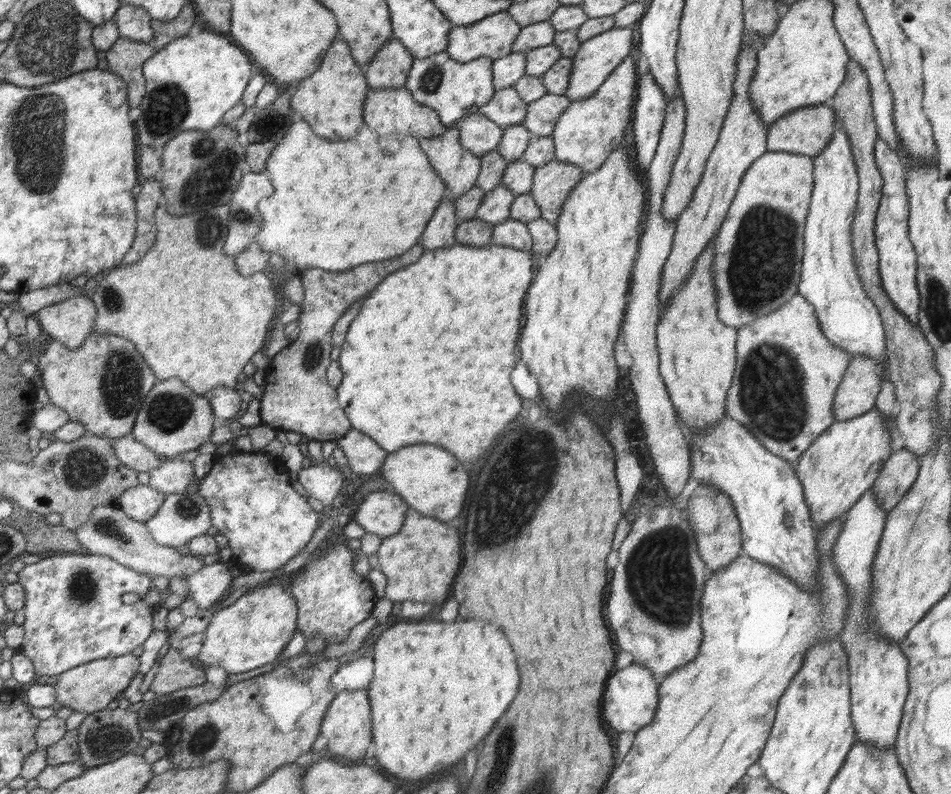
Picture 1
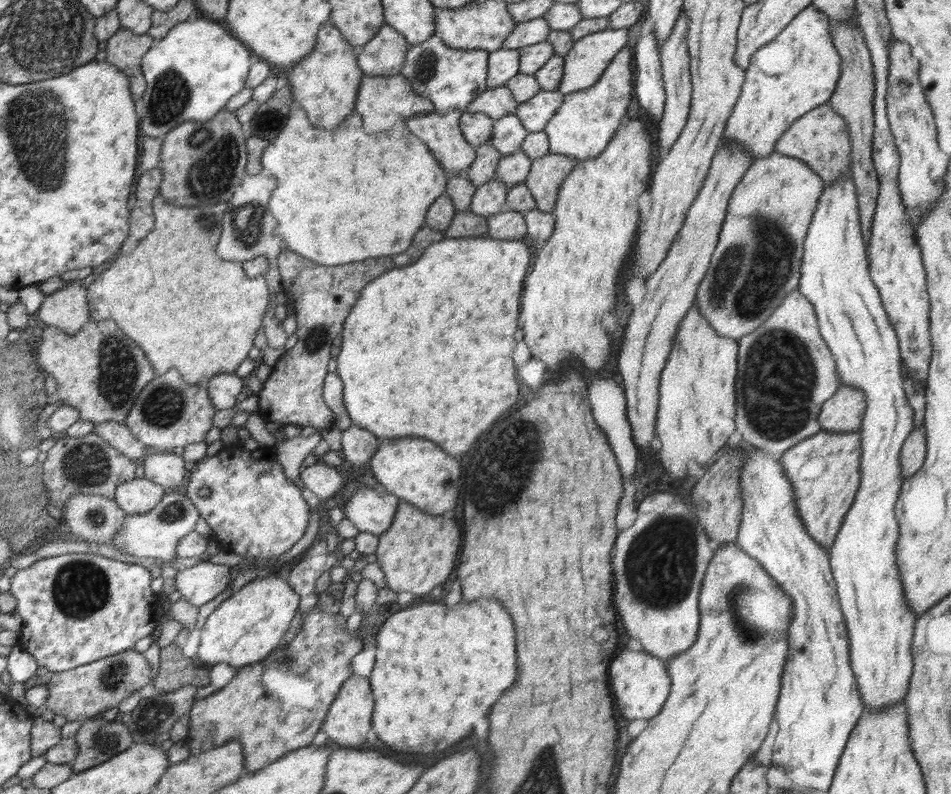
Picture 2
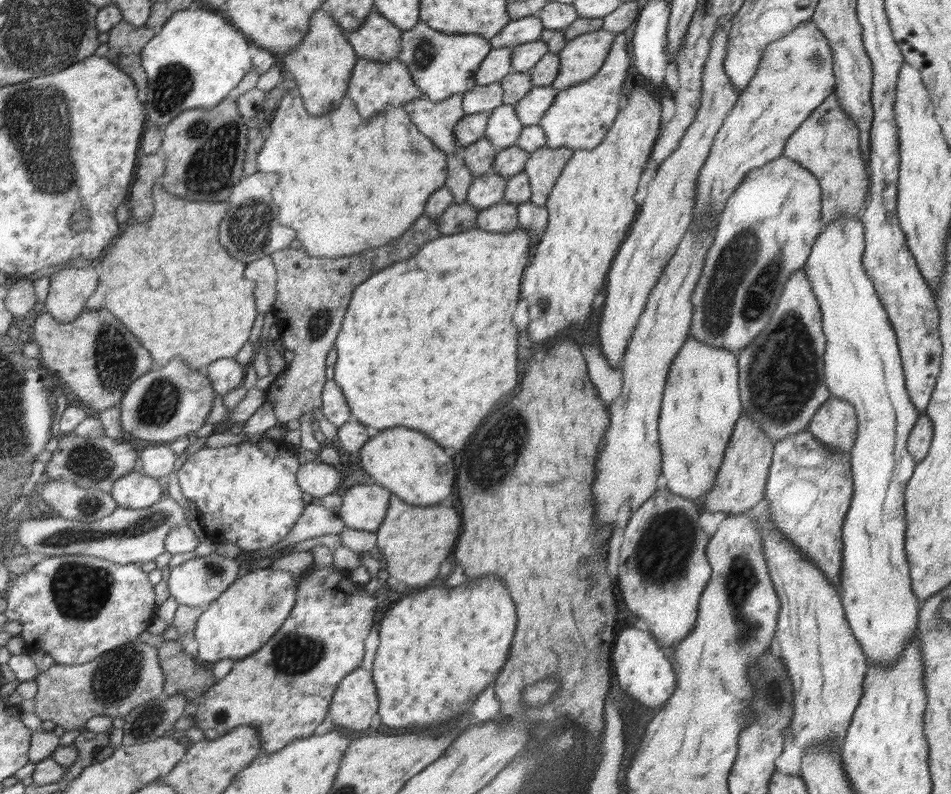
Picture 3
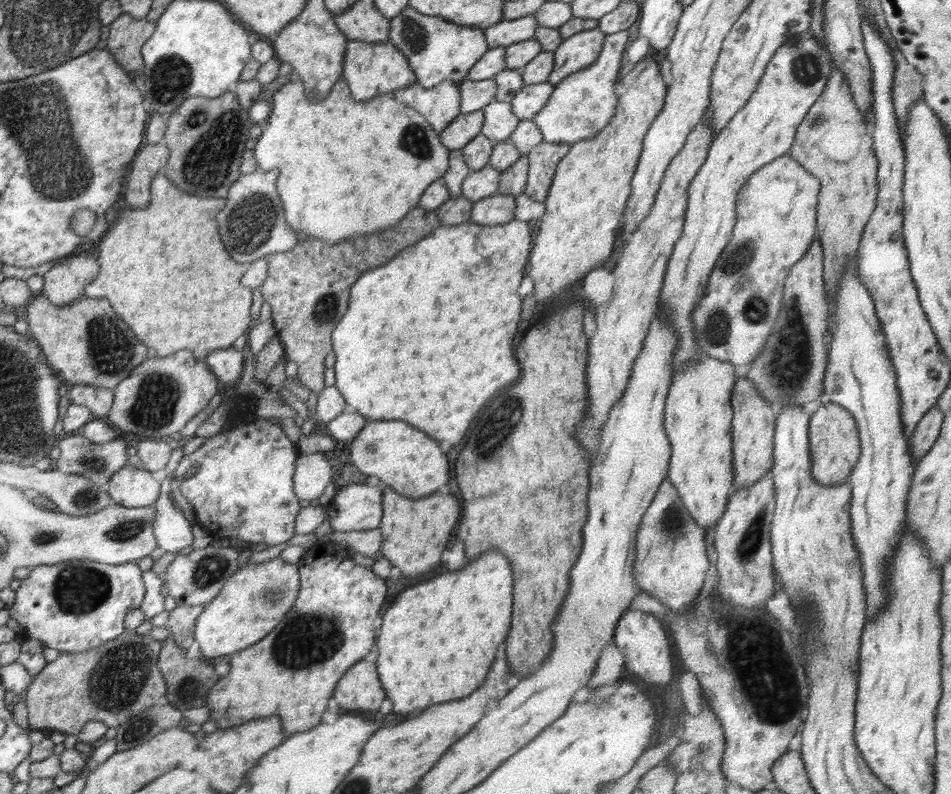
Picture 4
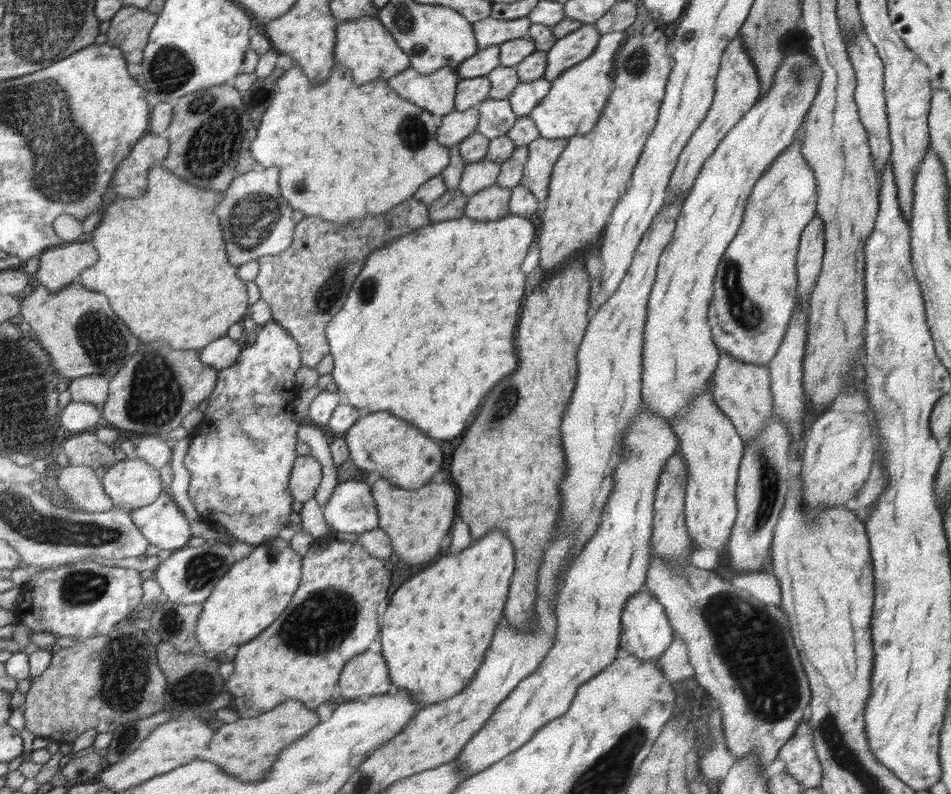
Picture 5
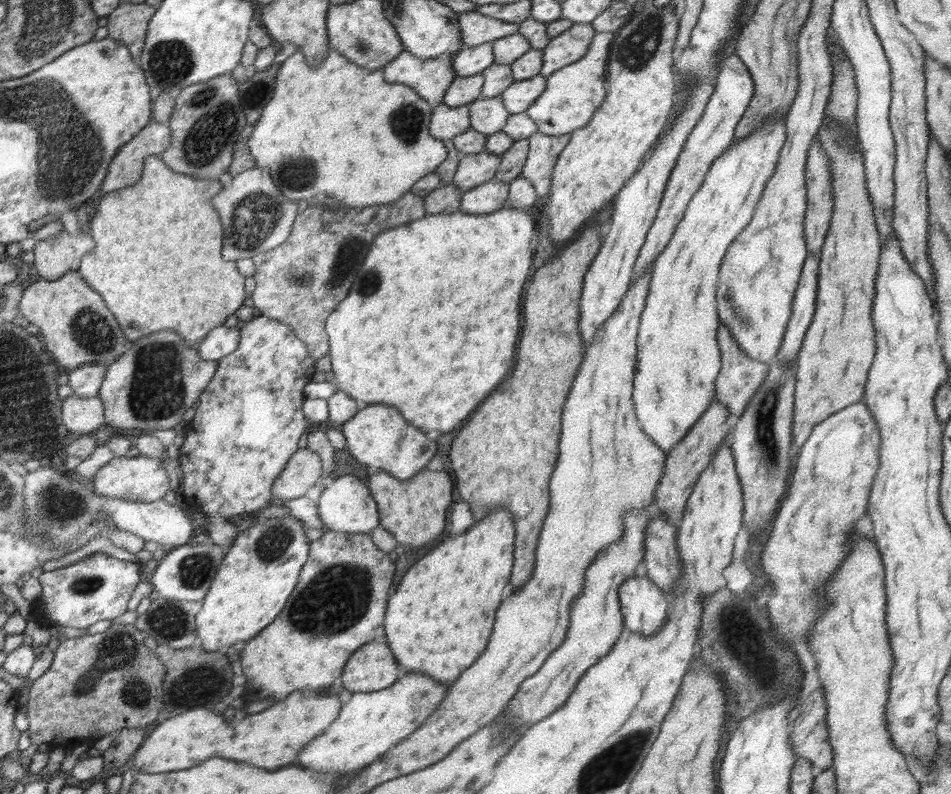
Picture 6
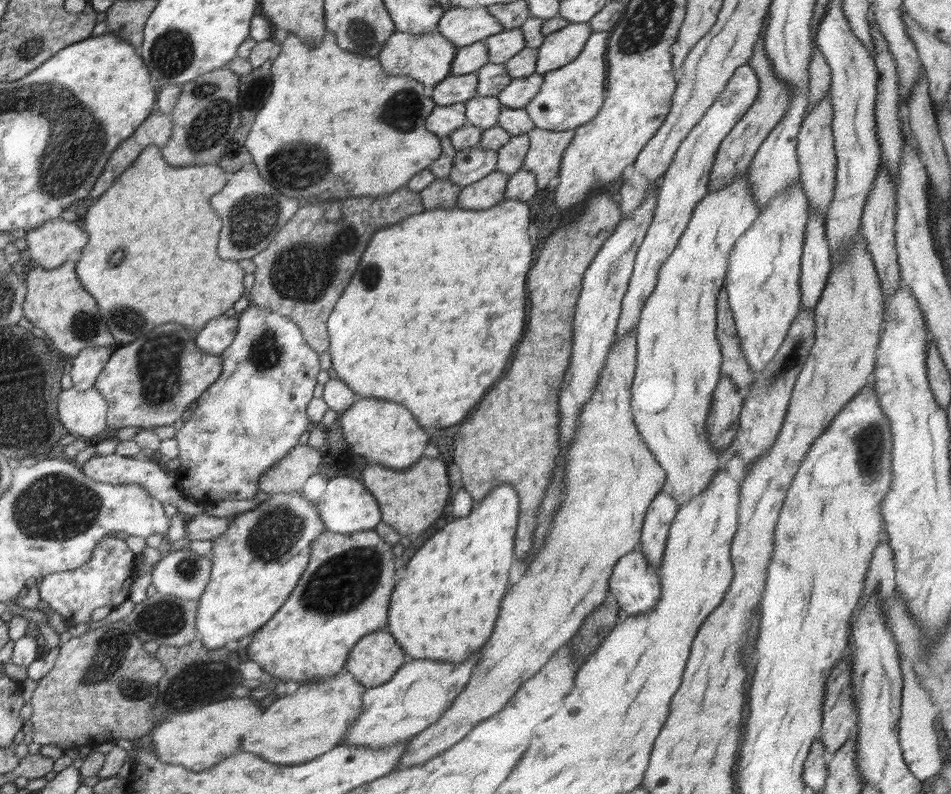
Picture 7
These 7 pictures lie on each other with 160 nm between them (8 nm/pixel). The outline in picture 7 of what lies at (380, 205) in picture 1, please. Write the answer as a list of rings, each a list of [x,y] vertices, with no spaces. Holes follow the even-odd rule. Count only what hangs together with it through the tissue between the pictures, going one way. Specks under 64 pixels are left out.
[[[289,33],[281,45],[282,52],[271,66],[274,90],[266,106],[256,113],[244,144],[254,156],[258,172],[274,188],[295,199],[308,198],[305,200],[308,204],[350,196],[385,195],[404,187],[442,154],[440,138],[425,127],[435,102],[426,96],[426,88],[419,80],[386,73],[378,57],[347,52],[337,43],[334,33],[326,35],[317,45],[306,44],[298,35]],[[322,178],[328,178],[328,186],[316,186]]]

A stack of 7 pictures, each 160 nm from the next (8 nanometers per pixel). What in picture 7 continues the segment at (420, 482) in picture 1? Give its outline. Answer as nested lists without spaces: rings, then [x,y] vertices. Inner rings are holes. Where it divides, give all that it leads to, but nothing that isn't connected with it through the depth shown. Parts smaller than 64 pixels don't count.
[[[359,398],[340,418],[343,436],[356,454],[362,454],[372,464],[398,470],[414,466],[422,458],[428,444],[428,434],[418,426],[410,410],[402,404],[374,398]]]

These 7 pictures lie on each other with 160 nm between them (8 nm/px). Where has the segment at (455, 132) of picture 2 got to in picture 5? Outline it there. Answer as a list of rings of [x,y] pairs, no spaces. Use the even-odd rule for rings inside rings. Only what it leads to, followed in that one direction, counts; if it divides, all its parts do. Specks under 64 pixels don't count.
[[[410,66],[388,80],[400,96],[441,117],[455,110],[457,84],[456,74],[448,67],[425,75]]]

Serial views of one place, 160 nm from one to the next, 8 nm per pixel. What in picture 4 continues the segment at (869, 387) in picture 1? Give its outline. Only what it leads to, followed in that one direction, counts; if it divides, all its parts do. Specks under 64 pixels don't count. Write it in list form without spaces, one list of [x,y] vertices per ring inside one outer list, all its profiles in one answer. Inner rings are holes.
[[[824,401],[809,417],[809,449],[811,475],[815,482],[824,486],[834,486],[843,480],[848,482],[861,455],[859,430],[851,412],[839,404]]]

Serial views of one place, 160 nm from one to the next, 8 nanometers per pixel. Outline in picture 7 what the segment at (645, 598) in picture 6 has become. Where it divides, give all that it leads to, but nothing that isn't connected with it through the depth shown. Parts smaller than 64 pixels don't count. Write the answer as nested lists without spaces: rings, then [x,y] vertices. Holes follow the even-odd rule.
[[[638,547],[618,560],[609,580],[609,590],[617,599],[617,603],[621,604],[624,617],[637,615],[656,607],[661,598],[661,579],[656,568]]]

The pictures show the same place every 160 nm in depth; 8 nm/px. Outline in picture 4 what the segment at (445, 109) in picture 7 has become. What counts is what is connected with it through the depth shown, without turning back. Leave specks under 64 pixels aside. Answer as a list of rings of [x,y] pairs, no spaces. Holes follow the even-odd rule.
[[[476,111],[468,114],[461,114],[441,130],[442,144],[450,150],[460,150],[477,134],[481,133],[484,124],[484,111]]]

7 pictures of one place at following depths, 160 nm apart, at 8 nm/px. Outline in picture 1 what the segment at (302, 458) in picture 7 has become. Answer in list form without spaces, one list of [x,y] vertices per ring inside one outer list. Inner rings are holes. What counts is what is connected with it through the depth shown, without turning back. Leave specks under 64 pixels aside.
[[[312,464],[299,472],[298,482],[306,488],[310,496],[323,502],[324,511],[329,512],[332,500],[338,496],[342,484],[344,484],[343,474],[340,470],[334,470],[334,465]]]

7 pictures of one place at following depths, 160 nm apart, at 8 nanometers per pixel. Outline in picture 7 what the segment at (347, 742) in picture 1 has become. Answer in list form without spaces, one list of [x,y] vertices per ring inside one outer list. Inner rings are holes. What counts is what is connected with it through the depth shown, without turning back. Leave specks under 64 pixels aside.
[[[387,628],[370,632],[370,636],[366,636],[366,640],[362,640],[362,644],[358,644],[358,648],[354,648],[354,652],[350,651],[349,655],[350,664],[345,664],[347,672],[353,674],[358,681],[366,686],[367,690],[388,683],[402,668],[404,658],[406,658],[398,640]]]

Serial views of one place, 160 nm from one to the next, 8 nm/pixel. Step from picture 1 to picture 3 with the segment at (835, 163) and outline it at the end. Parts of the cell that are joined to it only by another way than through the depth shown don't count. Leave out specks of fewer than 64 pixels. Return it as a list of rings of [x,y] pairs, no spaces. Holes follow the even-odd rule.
[[[860,215],[841,216],[834,222],[825,225],[825,229],[817,236],[812,251],[808,254],[804,266],[806,278],[810,282],[810,287],[814,291],[816,298],[819,302],[820,314],[822,314],[822,328],[827,343],[824,353],[824,385],[830,391],[831,396],[847,400],[852,406],[855,407],[857,414],[857,437],[850,450],[851,456],[851,473],[853,474],[853,495],[851,503],[846,513],[843,526],[842,526],[842,540],[843,540],[843,561],[840,575],[839,592],[843,609],[845,610],[847,621],[852,629],[853,635],[856,640],[862,645],[862,650],[865,654],[866,666],[880,665],[881,667],[889,667],[893,665],[901,655],[902,649],[909,643],[909,640],[914,637],[917,632],[917,622],[919,619],[919,610],[921,609],[922,602],[920,602],[911,587],[911,576],[909,575],[909,564],[905,553],[905,488],[913,475],[916,462],[913,456],[908,452],[907,440],[914,423],[919,419],[920,414],[918,409],[910,402],[910,397],[905,387],[905,376],[903,373],[903,366],[901,363],[901,356],[899,353],[899,346],[897,343],[896,333],[892,328],[888,314],[884,310],[880,299],[878,298],[875,286],[870,281],[862,265],[862,256],[865,250],[864,227],[860,221]]]

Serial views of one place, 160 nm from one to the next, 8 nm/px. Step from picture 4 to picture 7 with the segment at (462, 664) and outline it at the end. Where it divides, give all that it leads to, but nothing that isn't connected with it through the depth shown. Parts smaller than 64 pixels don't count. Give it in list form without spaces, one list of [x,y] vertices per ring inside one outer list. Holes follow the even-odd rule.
[[[508,483],[494,487],[466,518],[436,532],[408,562],[406,576],[394,592],[389,628],[412,659],[458,664],[488,642],[506,595],[508,570],[514,560],[518,492]]]

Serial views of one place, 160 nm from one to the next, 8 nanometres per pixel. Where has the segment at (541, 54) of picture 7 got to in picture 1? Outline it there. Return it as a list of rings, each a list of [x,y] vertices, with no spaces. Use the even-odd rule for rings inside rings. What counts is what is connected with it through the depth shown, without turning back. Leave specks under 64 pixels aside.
[[[632,26],[616,27],[597,34],[584,42],[581,42],[574,58],[572,58],[573,67],[570,80],[564,96],[571,101],[582,100],[592,96],[598,87],[610,76],[610,73],[624,60],[628,58],[632,50]]]

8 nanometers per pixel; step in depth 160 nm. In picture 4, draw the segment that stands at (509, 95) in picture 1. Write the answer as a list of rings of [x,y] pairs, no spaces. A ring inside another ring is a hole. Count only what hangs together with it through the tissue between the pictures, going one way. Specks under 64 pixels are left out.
[[[494,79],[486,80],[464,80],[461,83],[462,93],[462,114],[482,111],[490,103],[496,100],[497,83]]]

